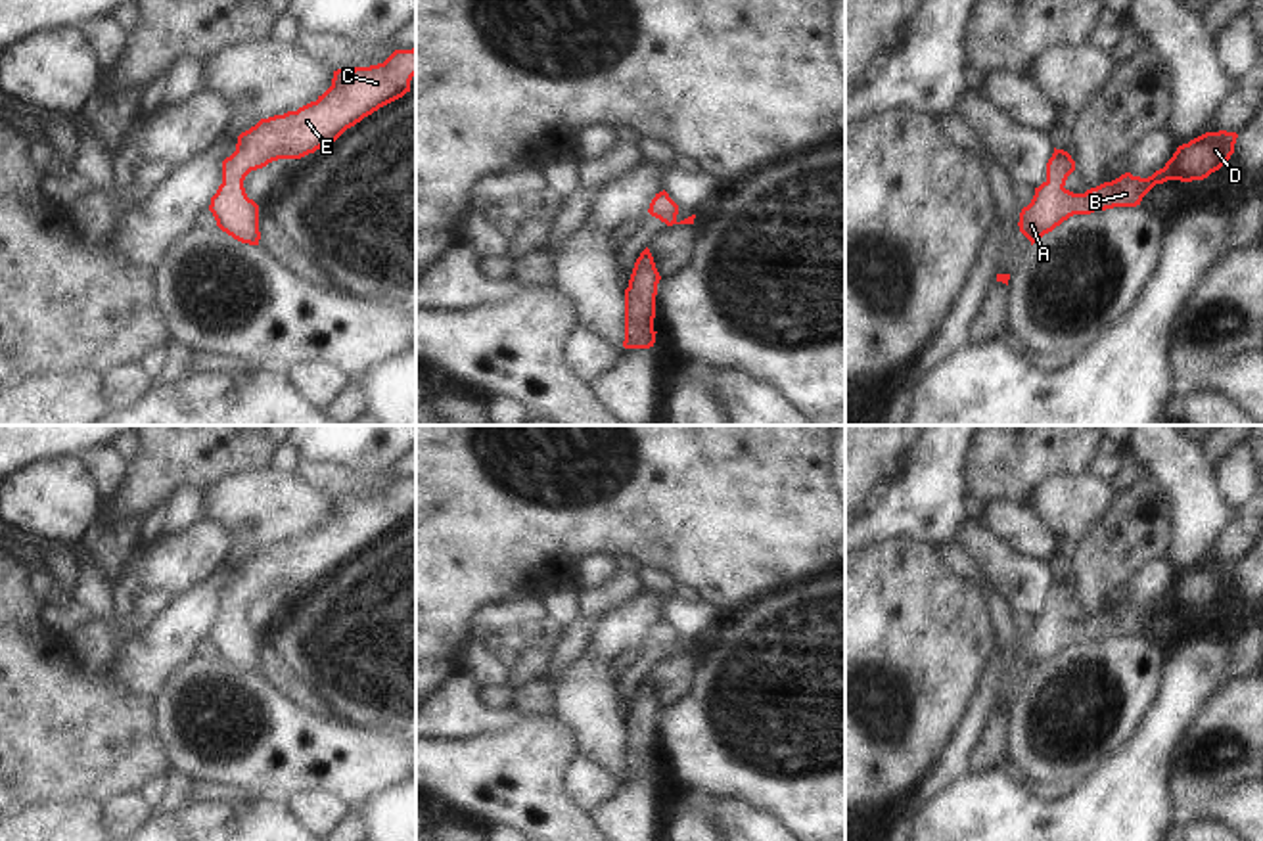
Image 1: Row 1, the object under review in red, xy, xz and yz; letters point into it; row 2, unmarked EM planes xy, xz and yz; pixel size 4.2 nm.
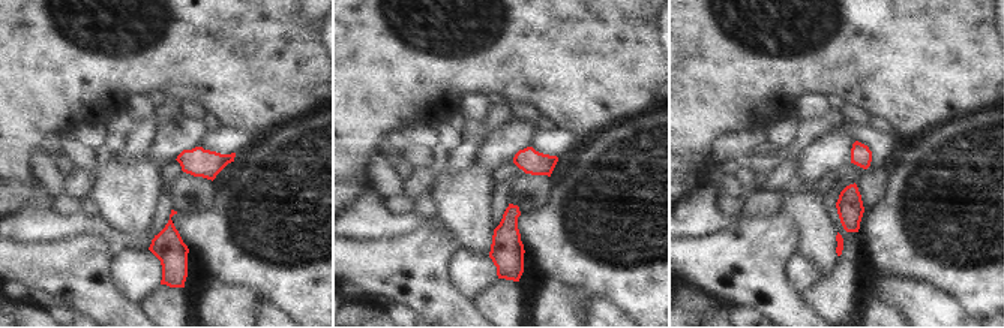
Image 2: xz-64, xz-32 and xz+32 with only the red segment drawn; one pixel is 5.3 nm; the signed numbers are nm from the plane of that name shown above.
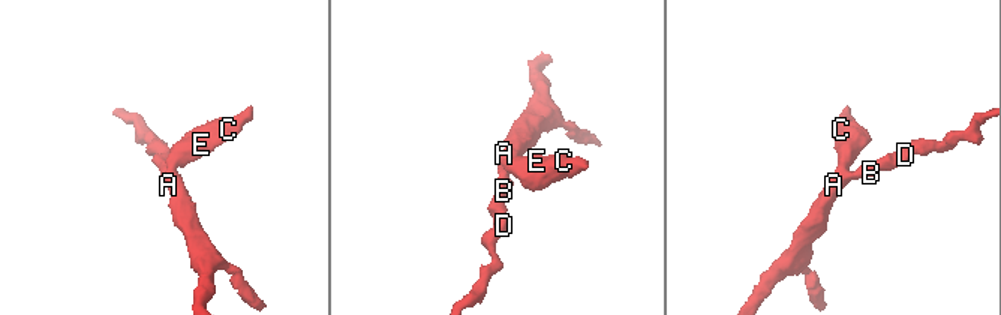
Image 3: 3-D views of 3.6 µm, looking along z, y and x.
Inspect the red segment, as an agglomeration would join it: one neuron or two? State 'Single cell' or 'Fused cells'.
Single cell.

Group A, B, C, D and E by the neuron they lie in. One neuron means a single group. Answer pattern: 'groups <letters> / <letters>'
groups A B C D E

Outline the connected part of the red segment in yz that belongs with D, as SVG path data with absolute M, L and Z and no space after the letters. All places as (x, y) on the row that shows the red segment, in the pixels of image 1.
M1206 132L1177 148L1163 169L1148 178L1121 174L1085 193L1066 190L1068 176L1075 170L1075 161L1064 149L1056 149L1046 163L1046 180L1035 188L1035 195L1020 213L1020 232L1033 243L1052 232L1073 215L1091 215L1114 207L1137 207L1142 197L1167 180L1204 180L1219 170L1234 153L1236 132Z

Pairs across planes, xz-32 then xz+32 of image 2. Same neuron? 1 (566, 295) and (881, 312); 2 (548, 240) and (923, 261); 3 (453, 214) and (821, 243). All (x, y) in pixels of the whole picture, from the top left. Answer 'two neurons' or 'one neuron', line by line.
1: one neuron
2: one neuron
3: one neuron

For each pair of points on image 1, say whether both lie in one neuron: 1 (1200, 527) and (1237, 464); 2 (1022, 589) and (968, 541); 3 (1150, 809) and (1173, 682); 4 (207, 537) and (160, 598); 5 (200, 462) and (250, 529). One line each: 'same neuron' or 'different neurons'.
1: different neurons
2: same neuron
3: same neuron
4: different neurons
5: different neurons

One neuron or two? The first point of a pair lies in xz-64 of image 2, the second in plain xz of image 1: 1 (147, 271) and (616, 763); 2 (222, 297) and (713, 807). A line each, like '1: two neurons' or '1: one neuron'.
1: two neurons
2: two neurons

